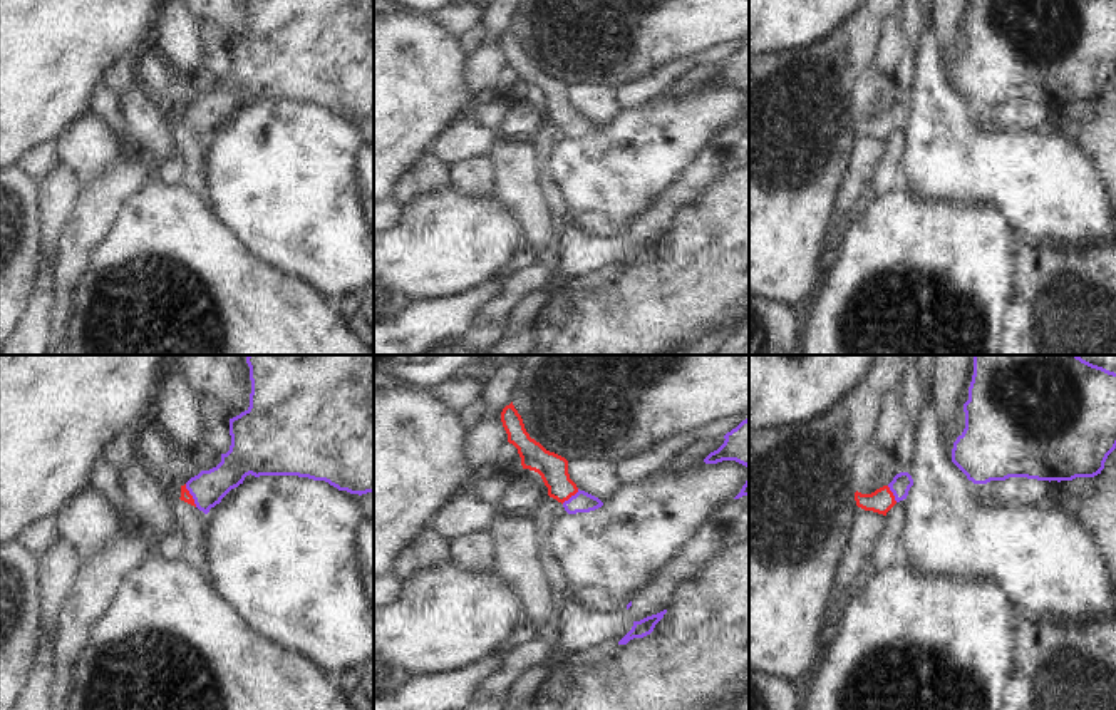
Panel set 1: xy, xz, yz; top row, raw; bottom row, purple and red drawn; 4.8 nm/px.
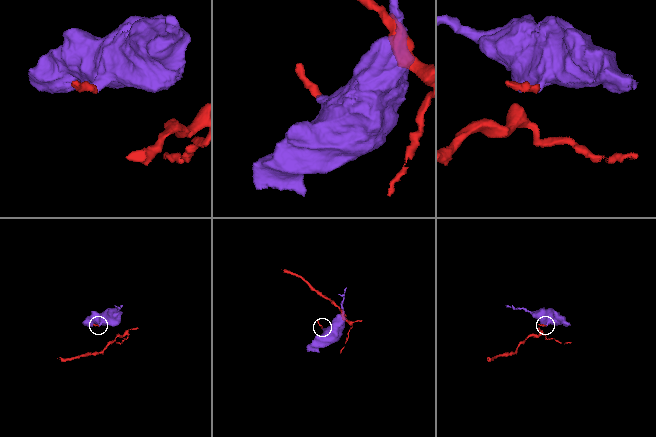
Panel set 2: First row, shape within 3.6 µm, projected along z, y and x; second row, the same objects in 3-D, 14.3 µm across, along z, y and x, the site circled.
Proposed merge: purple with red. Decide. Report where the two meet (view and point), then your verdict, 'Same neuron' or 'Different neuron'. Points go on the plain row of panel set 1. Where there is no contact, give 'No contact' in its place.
Touches purple at xy (191, 119). Same neuron

